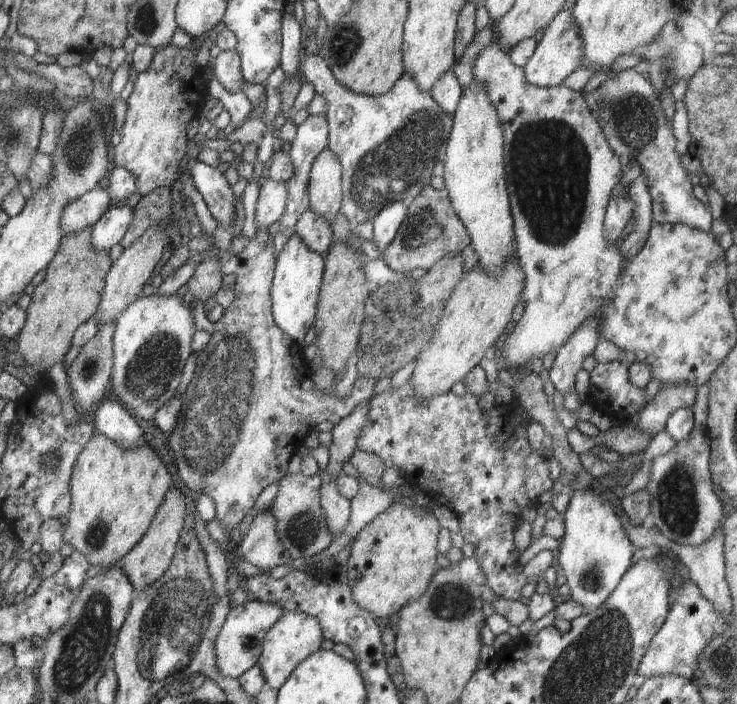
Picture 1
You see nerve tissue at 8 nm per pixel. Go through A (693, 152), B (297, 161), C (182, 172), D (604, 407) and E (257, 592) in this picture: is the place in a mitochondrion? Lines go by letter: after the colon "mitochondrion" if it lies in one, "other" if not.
A: other
B: other
C: other
D: other
E: other

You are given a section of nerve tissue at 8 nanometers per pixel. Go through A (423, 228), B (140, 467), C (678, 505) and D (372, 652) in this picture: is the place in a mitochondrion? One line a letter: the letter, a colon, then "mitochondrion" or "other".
A: mitochondrion
B: other
C: mitochondrion
D: other

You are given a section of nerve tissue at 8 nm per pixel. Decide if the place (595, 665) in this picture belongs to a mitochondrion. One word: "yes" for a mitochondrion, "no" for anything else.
yes

